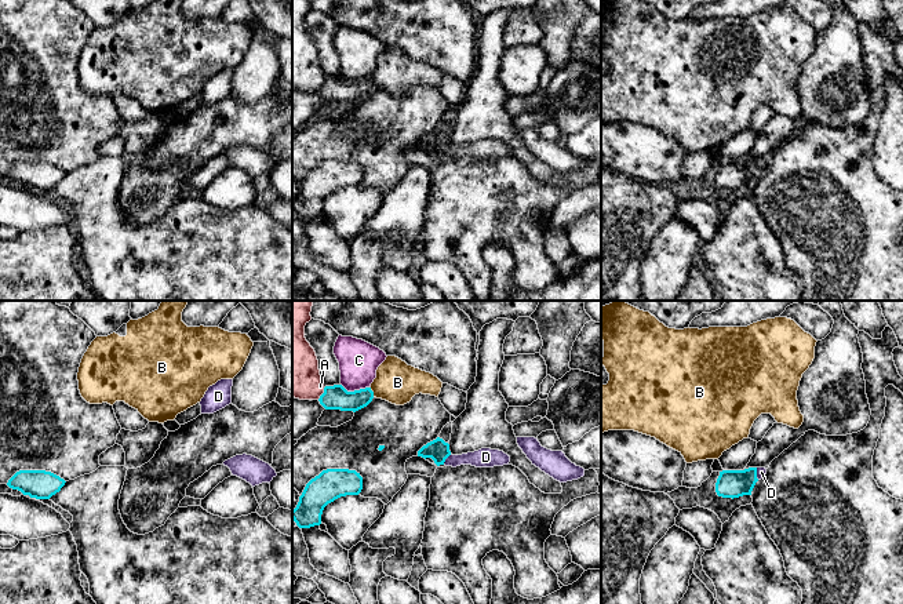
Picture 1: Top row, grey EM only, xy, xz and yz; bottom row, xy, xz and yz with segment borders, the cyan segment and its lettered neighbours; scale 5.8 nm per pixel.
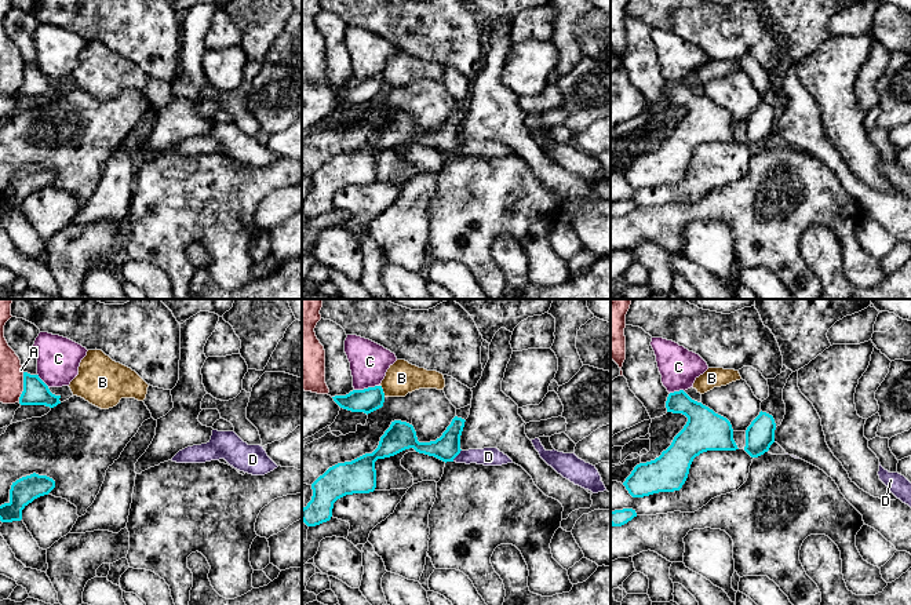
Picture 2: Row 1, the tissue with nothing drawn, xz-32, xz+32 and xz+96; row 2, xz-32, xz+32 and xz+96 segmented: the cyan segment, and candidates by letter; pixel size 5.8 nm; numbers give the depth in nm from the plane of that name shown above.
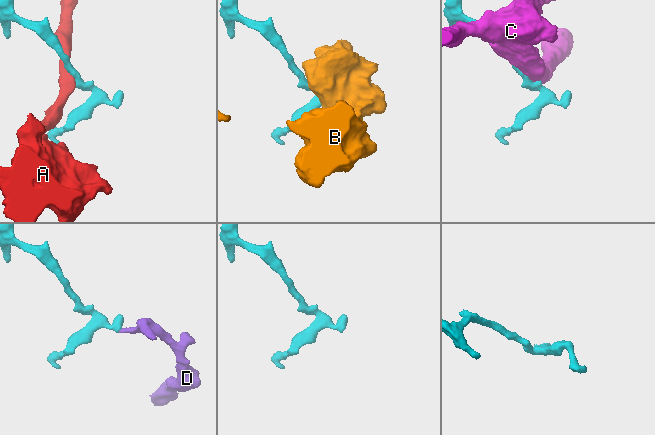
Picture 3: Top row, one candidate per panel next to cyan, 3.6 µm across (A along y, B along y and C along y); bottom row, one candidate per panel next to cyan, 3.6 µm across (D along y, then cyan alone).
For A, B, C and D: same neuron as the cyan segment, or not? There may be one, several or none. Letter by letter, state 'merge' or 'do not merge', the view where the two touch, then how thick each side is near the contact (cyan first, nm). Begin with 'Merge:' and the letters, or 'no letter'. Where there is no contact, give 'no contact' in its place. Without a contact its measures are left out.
Merge: D
A: do not merge | xz | 140/300 nm
B: do not merge | xz | 140/240 nm
C: do not merge | xz | 140/240 nm
D: merge | xz | 120/110 nm

